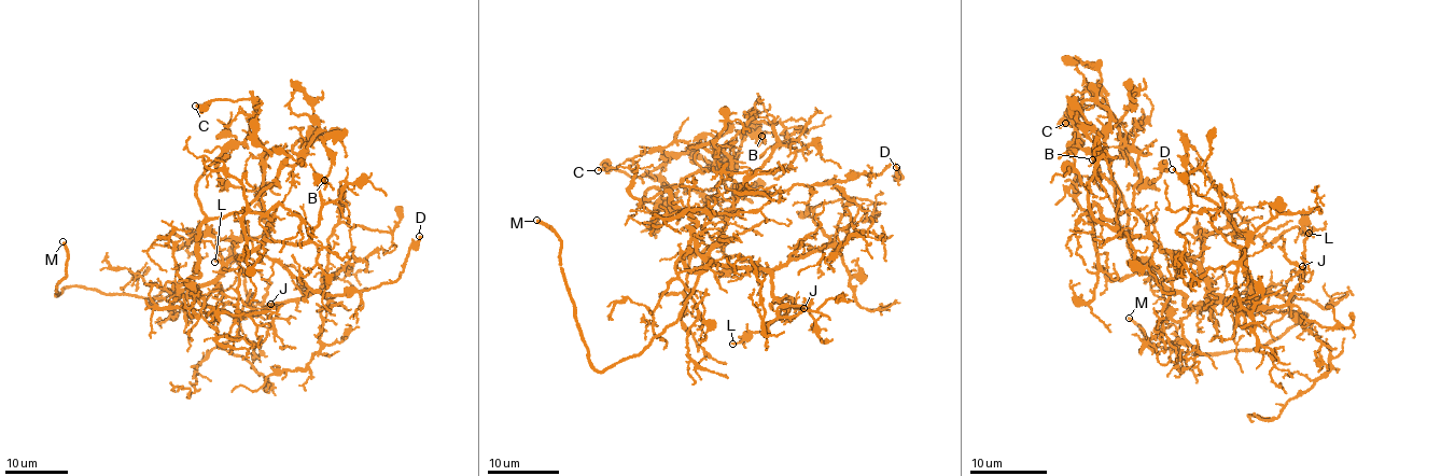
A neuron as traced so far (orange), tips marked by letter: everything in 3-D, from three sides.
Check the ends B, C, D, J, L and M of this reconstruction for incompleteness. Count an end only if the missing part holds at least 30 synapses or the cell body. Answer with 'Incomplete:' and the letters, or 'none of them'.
Incomplete: M

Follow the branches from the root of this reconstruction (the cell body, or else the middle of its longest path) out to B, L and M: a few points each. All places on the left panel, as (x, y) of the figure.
B: (190, 290), (261, 243), (294, 183), (298, 154), (324, 130), (332, 166), (324, 180)
L: (190, 290), (200, 303), (224, 309), (237, 316), (236, 321), (251, 310), (242, 268), (228, 257), (214, 262)
M: (190, 290), (171, 303), (80, 285), (67, 285), (55, 296), (67, 275), (63, 241)

